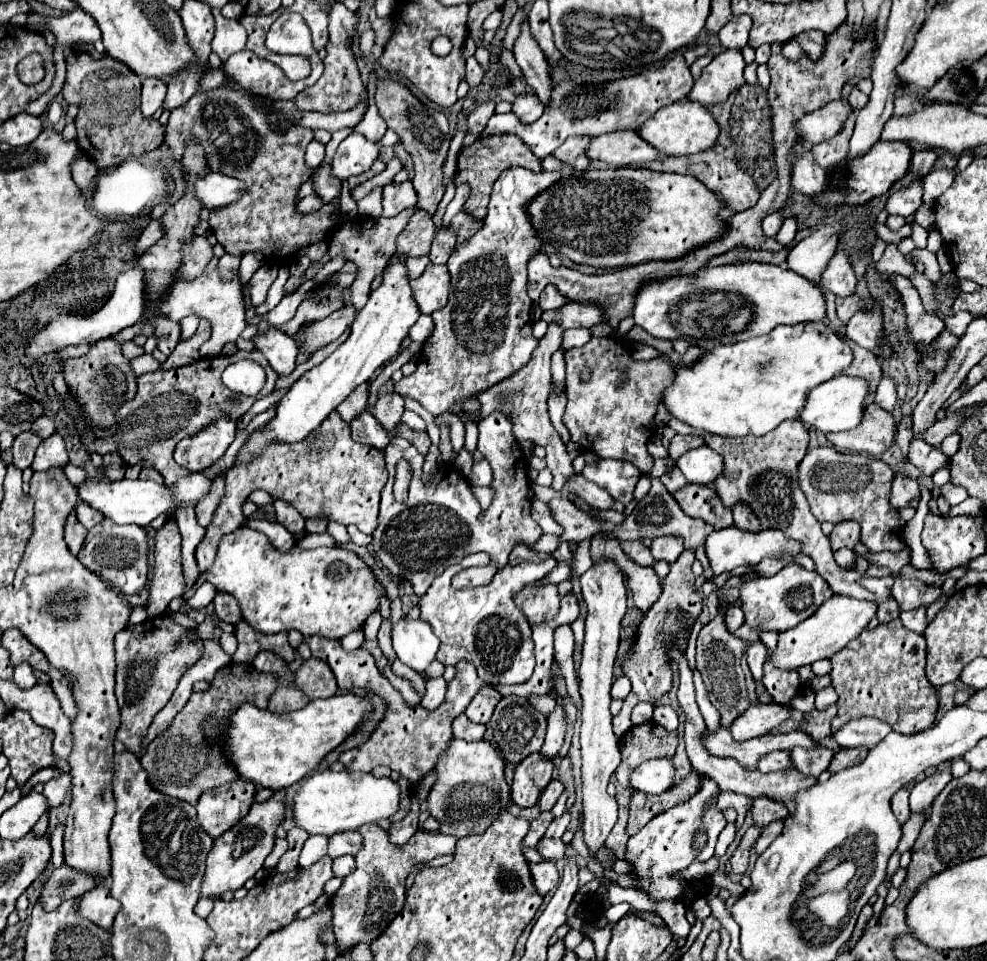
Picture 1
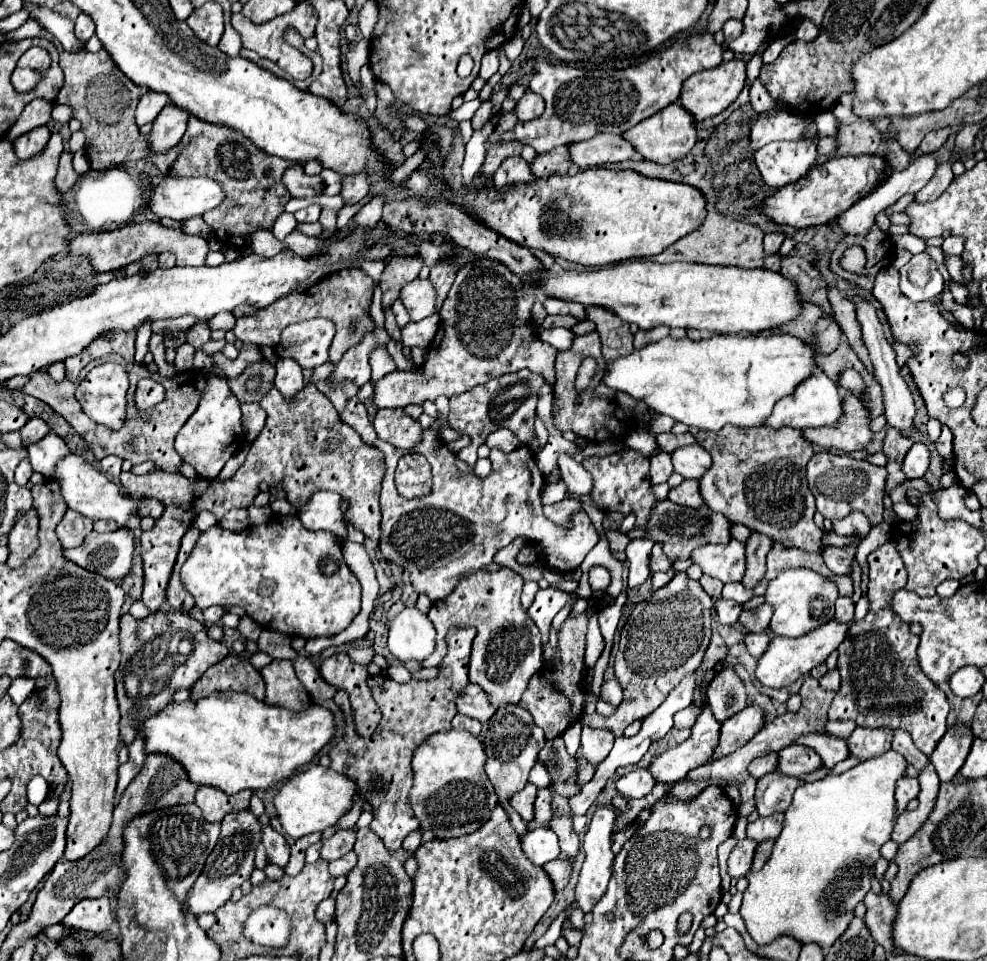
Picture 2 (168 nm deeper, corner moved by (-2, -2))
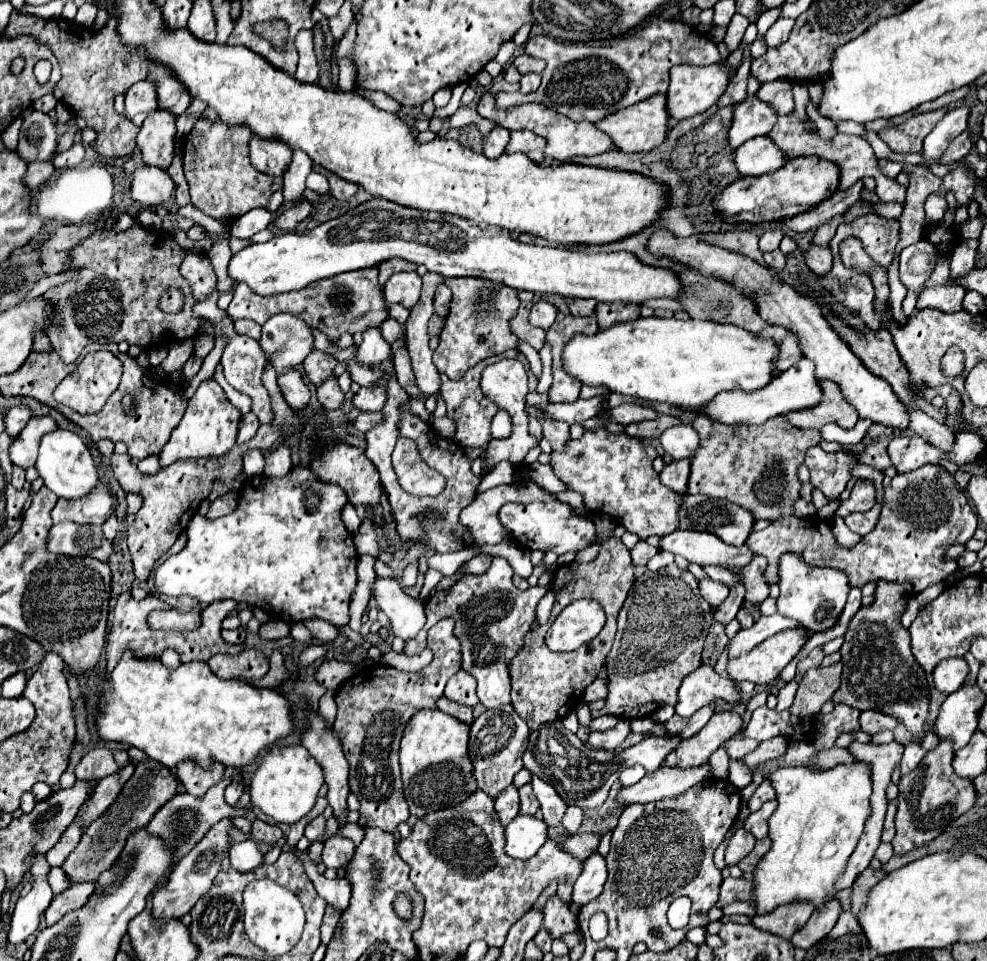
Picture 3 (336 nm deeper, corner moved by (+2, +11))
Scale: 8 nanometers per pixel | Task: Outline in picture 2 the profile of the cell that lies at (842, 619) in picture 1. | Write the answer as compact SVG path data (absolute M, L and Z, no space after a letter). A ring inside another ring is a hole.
M836 617L834 621L828 621L828 625L820 625L820 629L814 629L812 633L806 633L804 637L798 639L790 639L790 637L774 637L770 641L770 647L766 649L766 653L760 657L758 661L758 669L756 669L756 677L762 685L766 687L786 687L792 685L796 679L808 675L808 671L812 671L814 667L818 667L820 663L824 663L828 659L828 655L832 651L838 649L838 645L844 641L848 627L852 623L840 623Z

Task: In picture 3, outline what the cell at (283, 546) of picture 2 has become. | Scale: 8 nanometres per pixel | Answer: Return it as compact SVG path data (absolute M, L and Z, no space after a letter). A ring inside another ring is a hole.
M294 466L282 478L252 476L246 478L240 490L238 506L232 514L208 520L196 514L188 524L188 544L186 548L170 556L154 574L154 584L160 594L166 596L192 596L200 600L202 608L214 600L238 600L250 606L266 610L272 618L284 620L288 624L302 622L308 618L322 618L336 628L348 624L350 594L356 588L356 564L358 552L354 548L352 534L344 528L340 512L348 502L344 490L336 484L326 484L310 472L308 466ZM308 486L318 494L320 504L316 510L306 510L304 498Z

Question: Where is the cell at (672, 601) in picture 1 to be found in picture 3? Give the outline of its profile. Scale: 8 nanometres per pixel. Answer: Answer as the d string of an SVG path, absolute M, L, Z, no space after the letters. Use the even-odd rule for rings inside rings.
M670 564L658 572L646 570L634 580L618 614L614 646L606 656L606 706L592 718L612 714L634 720L654 714L660 706L674 706L682 680L702 664L702 648L712 624L712 608L702 600L698 580Z

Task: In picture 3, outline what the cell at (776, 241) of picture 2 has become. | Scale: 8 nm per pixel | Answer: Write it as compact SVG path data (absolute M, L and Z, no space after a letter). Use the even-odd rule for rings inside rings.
M768 230L760 238L760 252L774 252L780 246L782 232L780 230Z

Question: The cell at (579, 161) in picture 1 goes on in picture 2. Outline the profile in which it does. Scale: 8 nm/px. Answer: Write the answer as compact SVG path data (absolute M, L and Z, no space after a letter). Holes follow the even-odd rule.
M568 145L554 147L552 151L538 155L530 167L538 179L552 175L566 175L568 169L572 167L572 159L568 157Z

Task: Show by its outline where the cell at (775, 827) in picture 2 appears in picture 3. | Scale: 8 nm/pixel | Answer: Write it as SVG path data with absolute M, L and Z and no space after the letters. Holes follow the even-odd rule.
M772 800L772 802L766 802L758 812L750 814L744 822L744 828L756 838L756 840L762 840L768 836L768 818L774 814L778 802Z

